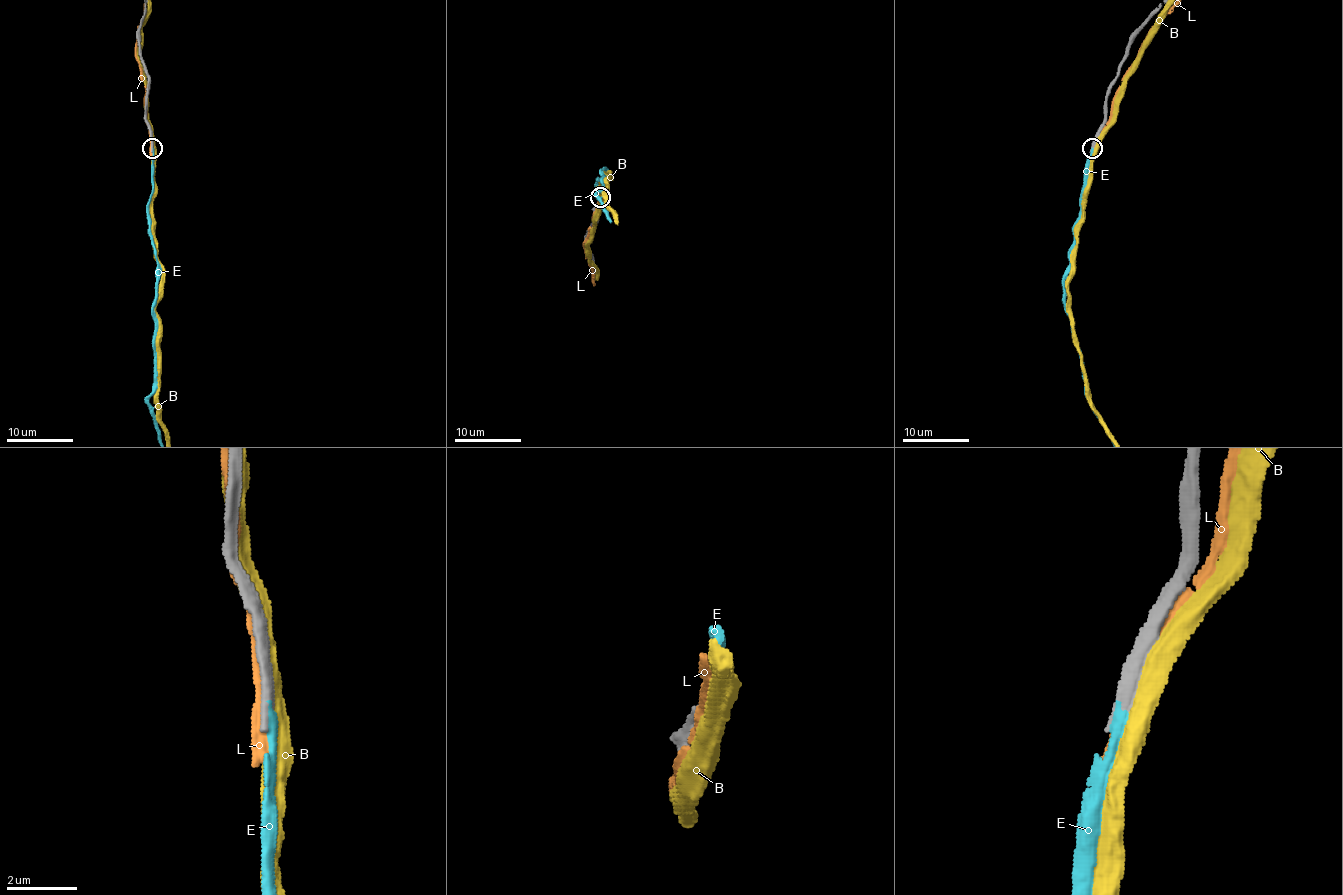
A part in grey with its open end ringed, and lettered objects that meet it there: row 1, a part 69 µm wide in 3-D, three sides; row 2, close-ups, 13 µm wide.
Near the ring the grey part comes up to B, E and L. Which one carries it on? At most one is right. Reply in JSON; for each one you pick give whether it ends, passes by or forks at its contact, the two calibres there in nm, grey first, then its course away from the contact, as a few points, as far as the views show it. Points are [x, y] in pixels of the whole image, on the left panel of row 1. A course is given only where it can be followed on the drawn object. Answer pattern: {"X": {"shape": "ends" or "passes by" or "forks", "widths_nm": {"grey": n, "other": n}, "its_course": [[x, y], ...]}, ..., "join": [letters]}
{"E": {"shape": "ends", "widths_nm": {"grey": 320, "other": 240}}, "join": ["E"]}

